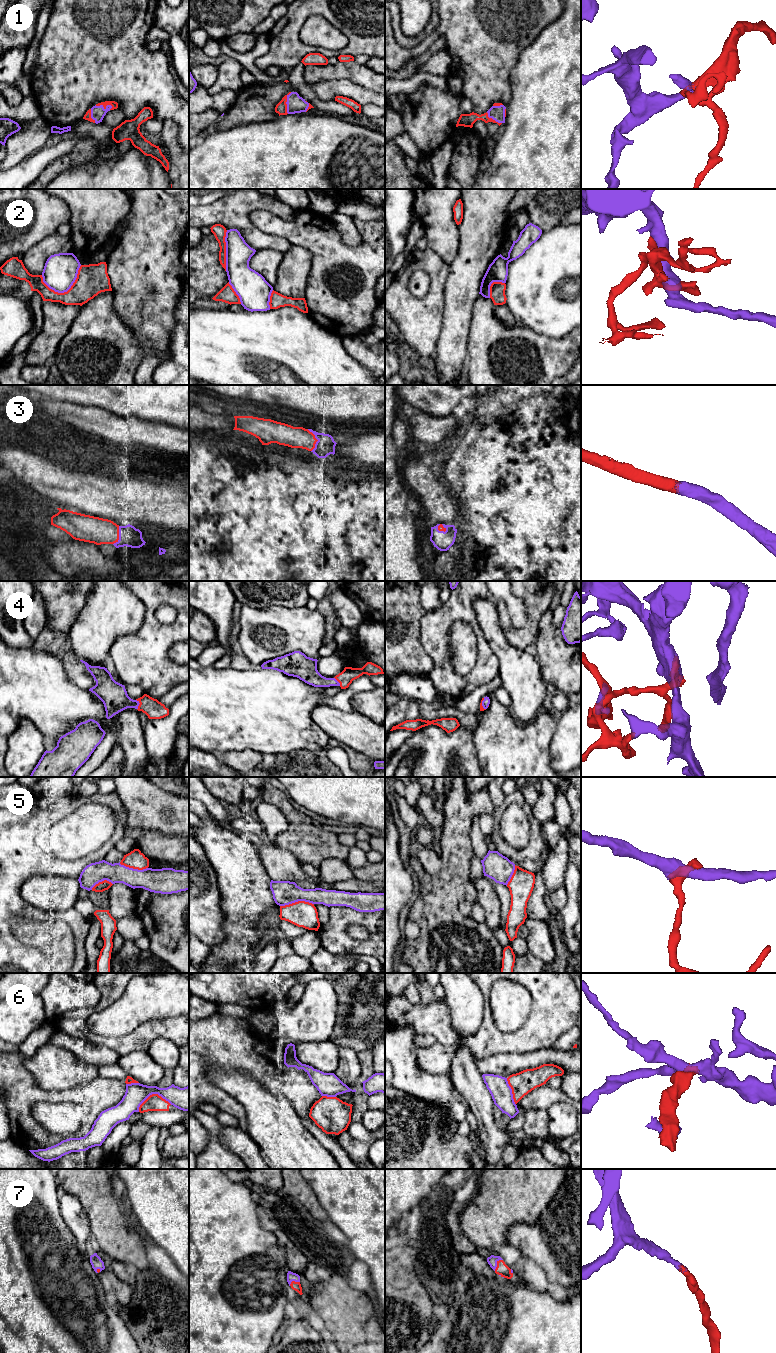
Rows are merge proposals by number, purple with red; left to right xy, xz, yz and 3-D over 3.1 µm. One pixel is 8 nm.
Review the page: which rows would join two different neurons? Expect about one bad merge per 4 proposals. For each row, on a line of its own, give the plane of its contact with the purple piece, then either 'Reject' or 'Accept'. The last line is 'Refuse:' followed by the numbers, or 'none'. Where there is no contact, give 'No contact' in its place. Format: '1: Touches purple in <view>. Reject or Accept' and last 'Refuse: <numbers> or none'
1: Touches purple in xy. Accept
2: Touches purple in xy. Reject
3: Touches purple in xz. Accept
4: Touches purple in xy. Accept
5: Touches purple in xz. Reject
6: Touches purple in xy. Reject
7: Touches purple in yz. Accept
Refuse: 2, 5, 6

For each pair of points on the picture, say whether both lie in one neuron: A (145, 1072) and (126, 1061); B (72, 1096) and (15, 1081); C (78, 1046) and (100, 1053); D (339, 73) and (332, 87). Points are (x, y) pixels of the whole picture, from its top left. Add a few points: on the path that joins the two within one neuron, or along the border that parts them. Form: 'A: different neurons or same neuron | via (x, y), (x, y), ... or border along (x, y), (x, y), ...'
A: same neuron | via (140, 1067), (131, 1063)
B: same neuron | via (58, 1096), (29, 1093)
C: same neuron | via (83, 1049), (88, 1053), (95, 1053)
D: different neurons | border along (313, 82), (348, 79), (359, 86)

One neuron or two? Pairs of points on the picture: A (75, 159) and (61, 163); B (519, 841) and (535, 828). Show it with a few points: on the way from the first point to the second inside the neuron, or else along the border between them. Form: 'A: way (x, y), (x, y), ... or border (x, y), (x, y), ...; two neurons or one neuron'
A: way (72, 159), (64, 162); one neuron
B: border (523, 810), (529, 823), (529, 840), (517, 849); two neurons

